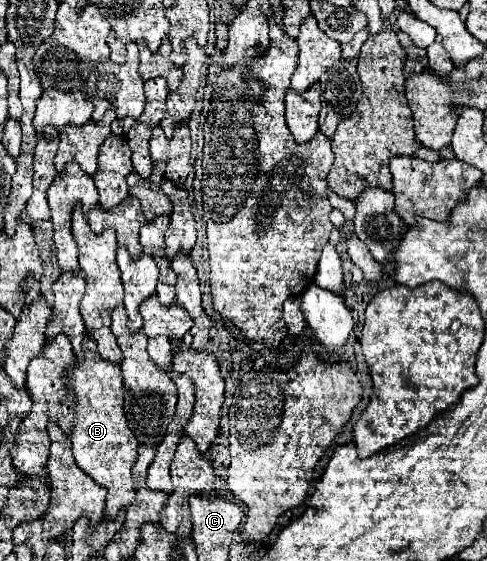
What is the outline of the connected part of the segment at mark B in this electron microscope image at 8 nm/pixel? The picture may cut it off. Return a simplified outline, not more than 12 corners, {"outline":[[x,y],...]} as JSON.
{"outline":[[86,336],[72,452],[108,490],[106,516],[134,498],[138,440],[124,416],[124,380]]}

